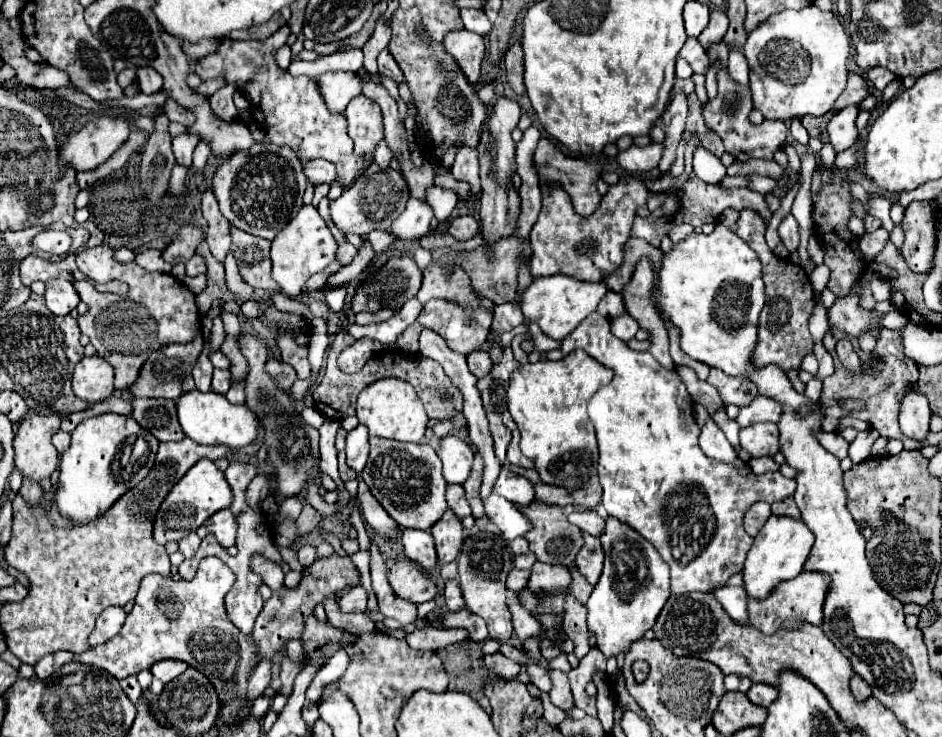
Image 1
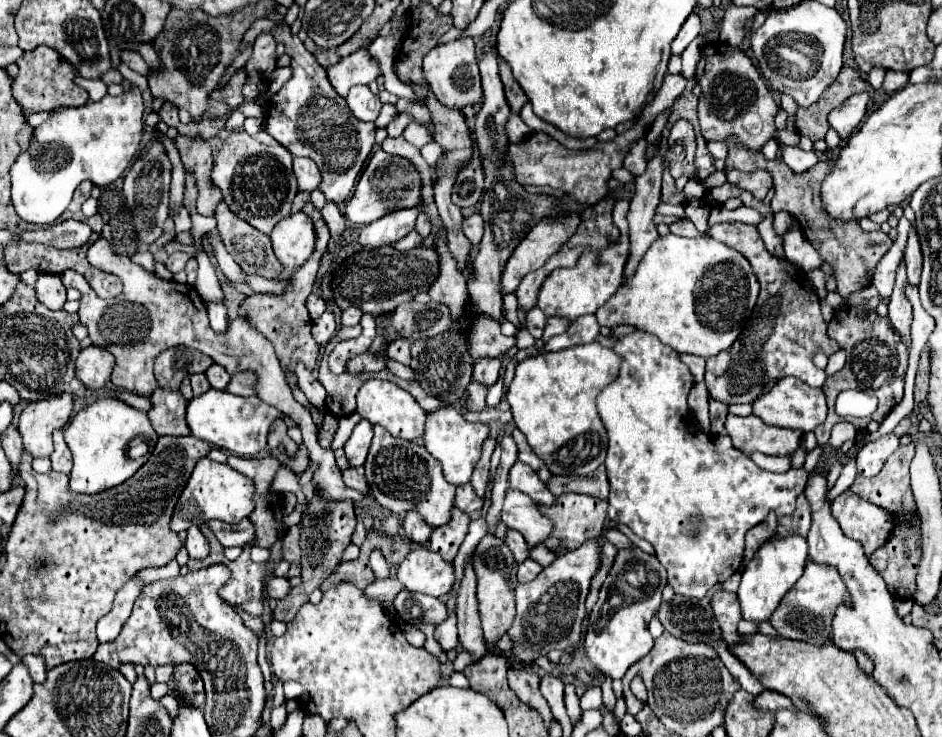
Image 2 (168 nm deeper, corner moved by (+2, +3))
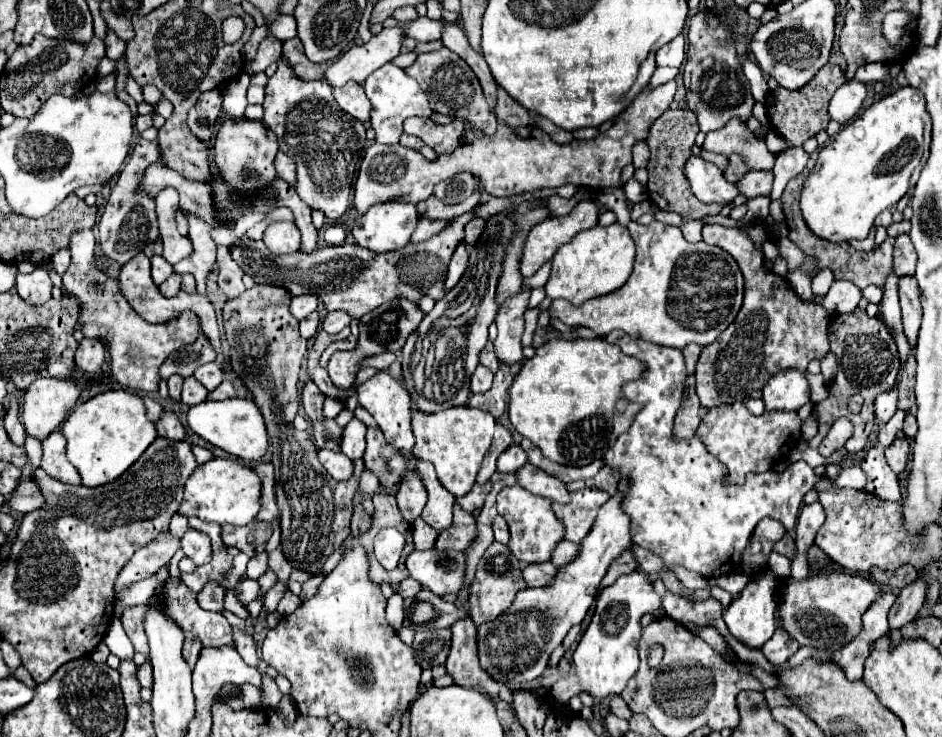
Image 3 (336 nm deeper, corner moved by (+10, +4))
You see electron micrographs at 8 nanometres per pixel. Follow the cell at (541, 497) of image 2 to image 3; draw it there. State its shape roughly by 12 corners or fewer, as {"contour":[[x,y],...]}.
{"contour":[[524,465],[518,485],[552,501],[568,503],[566,483]]}

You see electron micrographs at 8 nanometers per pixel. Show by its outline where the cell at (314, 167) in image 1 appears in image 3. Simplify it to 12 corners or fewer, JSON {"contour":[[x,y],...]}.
{"contour":[[278,151],[274,167],[280,179],[296,183],[296,165]]}

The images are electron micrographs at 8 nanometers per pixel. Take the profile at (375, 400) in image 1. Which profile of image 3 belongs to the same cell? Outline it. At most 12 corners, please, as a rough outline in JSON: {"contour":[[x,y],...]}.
{"contour":[[378,371],[358,403],[386,441],[412,455],[412,403],[402,381]]}

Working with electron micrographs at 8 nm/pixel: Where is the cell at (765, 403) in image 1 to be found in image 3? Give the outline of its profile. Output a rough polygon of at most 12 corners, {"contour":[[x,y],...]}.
{"contour":[[784,369],[764,387],[768,411],[798,411],[810,401],[802,371]]}

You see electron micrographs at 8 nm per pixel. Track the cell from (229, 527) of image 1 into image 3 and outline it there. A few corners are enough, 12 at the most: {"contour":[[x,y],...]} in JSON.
{"contour":[[272,523],[222,525],[222,539],[248,557],[266,549]]}

